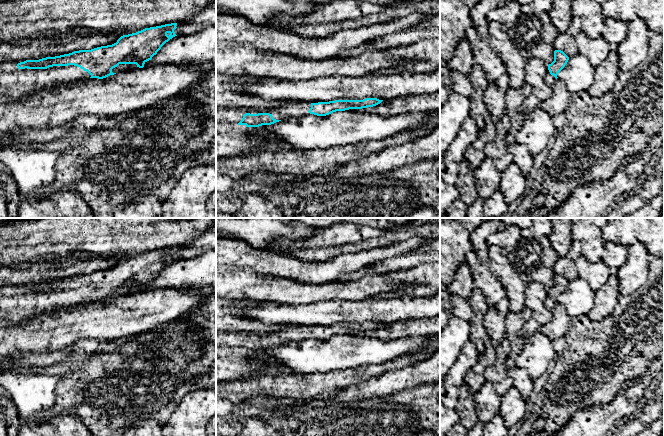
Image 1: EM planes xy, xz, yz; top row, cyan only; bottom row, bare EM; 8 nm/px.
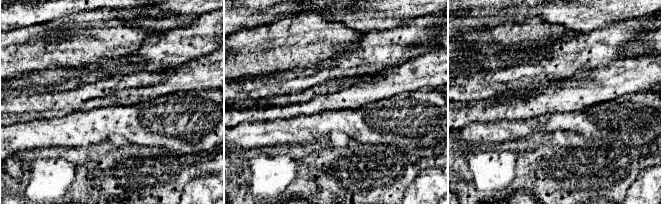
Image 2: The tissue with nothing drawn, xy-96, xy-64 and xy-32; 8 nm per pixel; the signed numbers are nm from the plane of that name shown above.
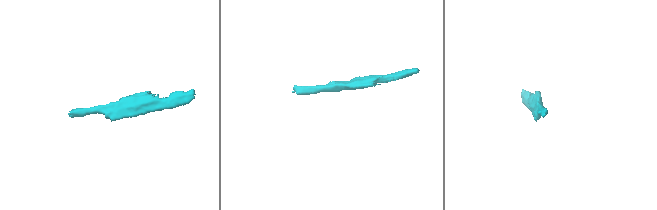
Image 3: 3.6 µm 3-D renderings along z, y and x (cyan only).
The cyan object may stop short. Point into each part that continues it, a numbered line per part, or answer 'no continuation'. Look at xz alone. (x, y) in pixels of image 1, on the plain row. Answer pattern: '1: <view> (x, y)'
1: xz (293, 332)

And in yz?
1: yz (549, 303)

